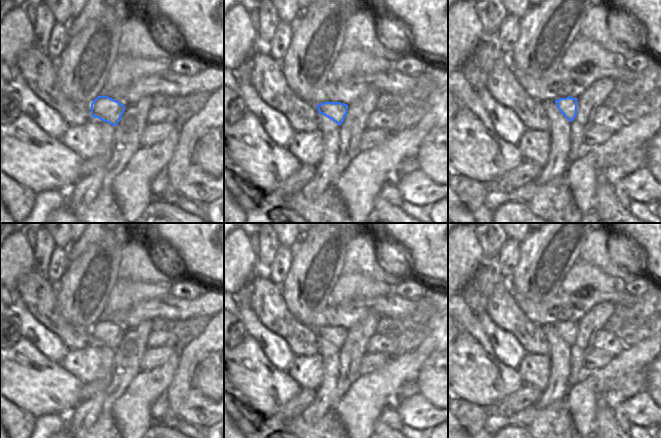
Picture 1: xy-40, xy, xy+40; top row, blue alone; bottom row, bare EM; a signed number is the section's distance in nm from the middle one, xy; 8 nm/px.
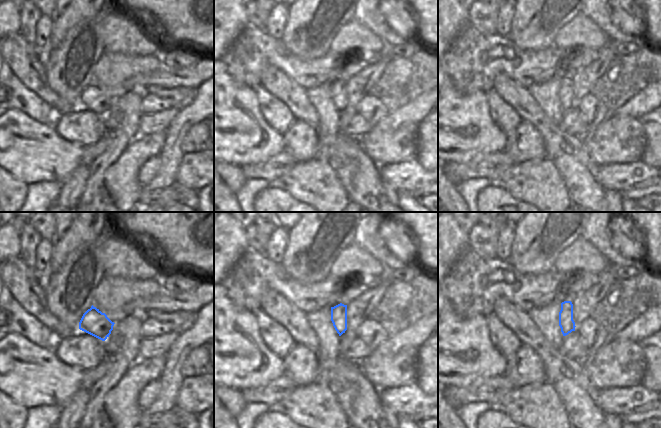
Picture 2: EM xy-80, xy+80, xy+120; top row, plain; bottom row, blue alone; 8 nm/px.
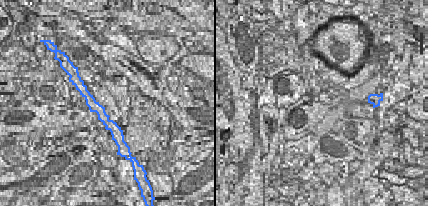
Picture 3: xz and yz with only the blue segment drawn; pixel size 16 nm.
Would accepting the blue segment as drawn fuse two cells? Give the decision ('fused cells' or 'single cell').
single cell

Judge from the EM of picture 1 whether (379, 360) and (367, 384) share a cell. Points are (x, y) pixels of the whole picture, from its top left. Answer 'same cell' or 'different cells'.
different cells

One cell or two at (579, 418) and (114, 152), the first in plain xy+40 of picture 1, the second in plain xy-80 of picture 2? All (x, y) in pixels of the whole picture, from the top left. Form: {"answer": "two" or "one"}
{"answer": "two"}

